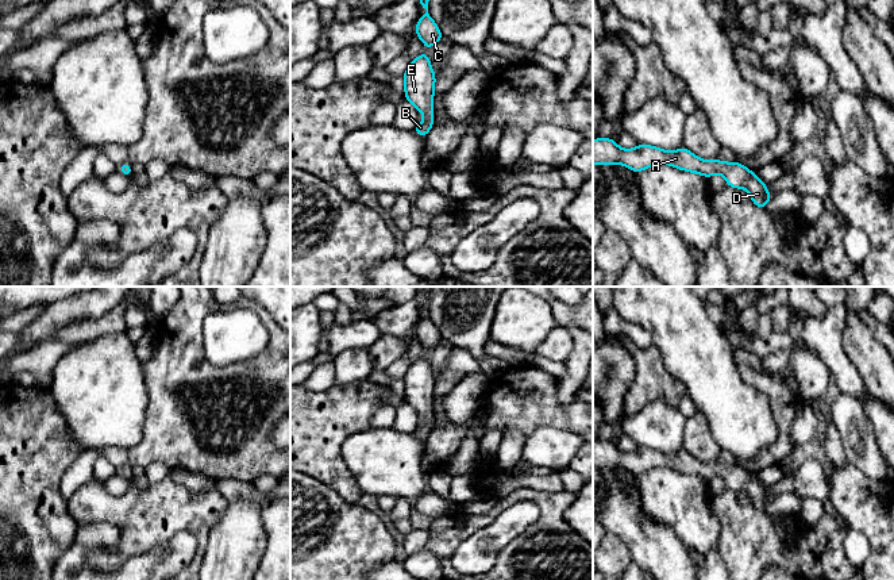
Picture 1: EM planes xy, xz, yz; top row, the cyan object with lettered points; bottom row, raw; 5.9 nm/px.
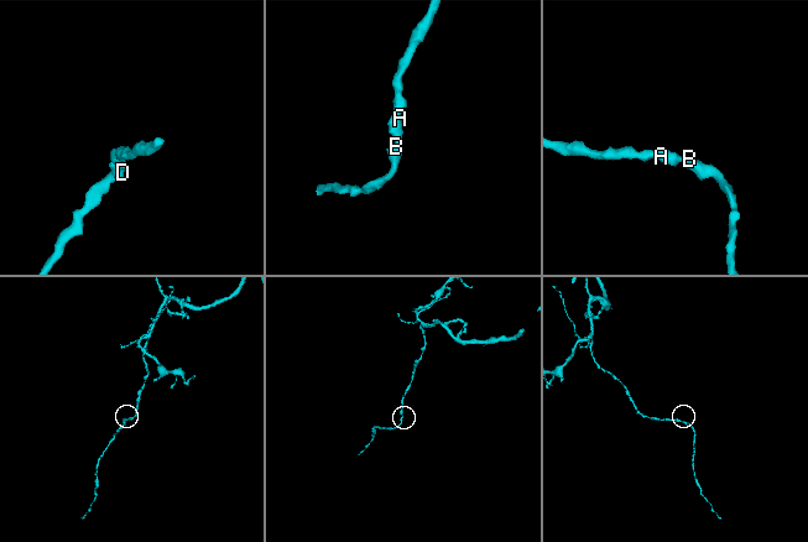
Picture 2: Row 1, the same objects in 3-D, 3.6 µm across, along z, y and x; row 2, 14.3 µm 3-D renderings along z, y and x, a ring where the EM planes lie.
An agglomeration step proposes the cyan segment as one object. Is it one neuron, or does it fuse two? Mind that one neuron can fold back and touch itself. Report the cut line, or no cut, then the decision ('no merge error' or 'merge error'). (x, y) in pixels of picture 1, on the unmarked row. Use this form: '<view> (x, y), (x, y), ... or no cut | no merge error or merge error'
no cut | no merge error

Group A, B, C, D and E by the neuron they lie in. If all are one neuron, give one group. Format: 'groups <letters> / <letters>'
groups A B C D E

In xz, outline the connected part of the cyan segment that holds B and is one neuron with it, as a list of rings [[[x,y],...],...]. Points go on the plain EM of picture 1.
[[[423,356],[411,364],[402,383],[405,384],[404,399],[417,414],[425,418],[425,423],[417,426],[413,434],[425,441],[435,425],[432,402],[435,397],[433,389],[436,385],[436,380],[427,356]]]

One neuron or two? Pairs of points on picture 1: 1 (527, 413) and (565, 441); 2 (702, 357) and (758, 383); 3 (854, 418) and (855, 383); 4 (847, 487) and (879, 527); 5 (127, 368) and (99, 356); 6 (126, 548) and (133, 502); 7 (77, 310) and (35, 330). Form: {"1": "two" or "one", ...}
{"1": "two", "2": "two", "3": "two", "4": "one", "5": "one", "6": "one", "7": "one"}

